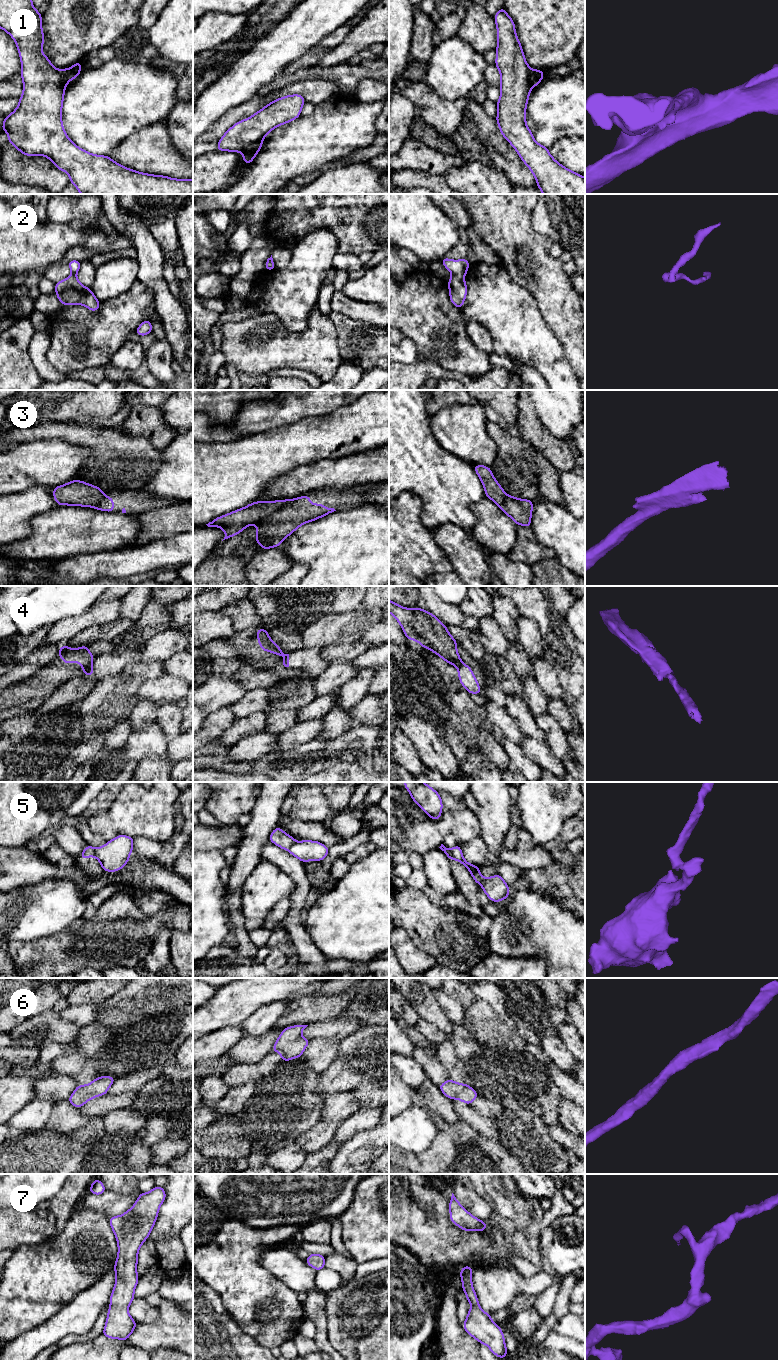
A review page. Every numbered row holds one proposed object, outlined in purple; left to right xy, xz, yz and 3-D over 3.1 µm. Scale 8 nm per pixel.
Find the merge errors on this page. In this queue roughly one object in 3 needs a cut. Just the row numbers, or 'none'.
1, 3, 4, 5

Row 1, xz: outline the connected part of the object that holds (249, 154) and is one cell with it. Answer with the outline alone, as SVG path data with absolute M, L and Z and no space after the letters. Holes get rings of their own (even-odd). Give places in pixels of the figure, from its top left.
M263 140L250 145L244 152L242 159L244 160L245 164L250 164L253 159L255 158L256 154L261 150L261 146L263 144Z

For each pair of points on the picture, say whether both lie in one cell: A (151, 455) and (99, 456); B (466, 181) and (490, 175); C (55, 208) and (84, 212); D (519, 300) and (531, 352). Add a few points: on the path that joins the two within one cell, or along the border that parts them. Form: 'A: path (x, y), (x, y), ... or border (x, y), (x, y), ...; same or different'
A: path (138, 456), (112, 456); same
B: path (472, 181), (484, 181); same
C: path (62, 208), (77, 209); same
D: path (519, 313), (519, 330), (528, 339); same

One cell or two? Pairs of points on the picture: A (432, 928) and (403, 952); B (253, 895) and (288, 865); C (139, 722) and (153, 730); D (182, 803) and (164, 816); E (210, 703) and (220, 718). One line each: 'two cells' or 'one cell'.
A: two cells
B: two cells
C: two cells
D: two cells
E: two cells

